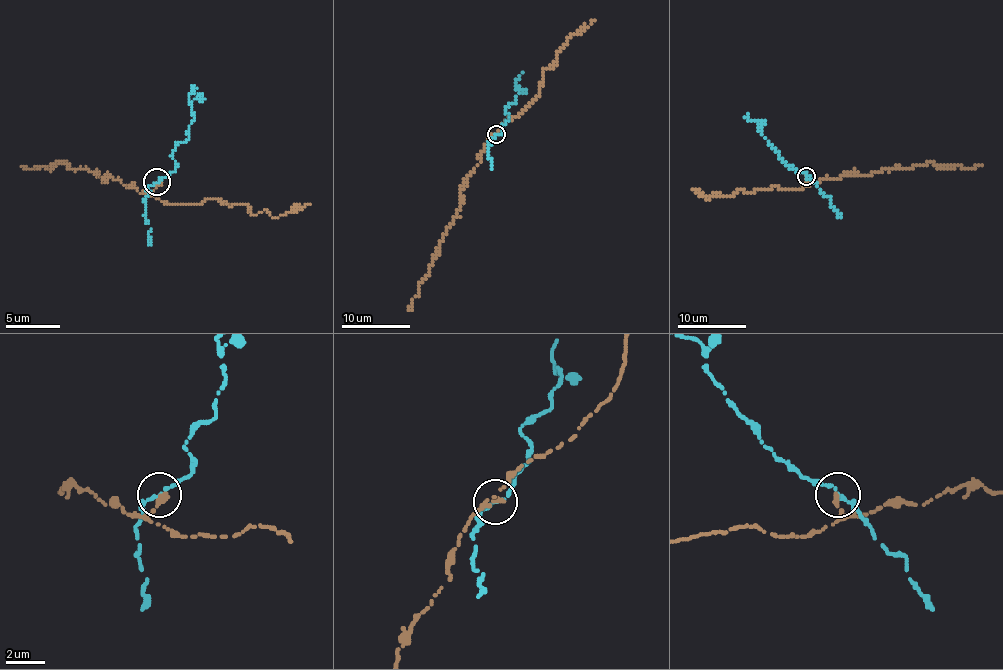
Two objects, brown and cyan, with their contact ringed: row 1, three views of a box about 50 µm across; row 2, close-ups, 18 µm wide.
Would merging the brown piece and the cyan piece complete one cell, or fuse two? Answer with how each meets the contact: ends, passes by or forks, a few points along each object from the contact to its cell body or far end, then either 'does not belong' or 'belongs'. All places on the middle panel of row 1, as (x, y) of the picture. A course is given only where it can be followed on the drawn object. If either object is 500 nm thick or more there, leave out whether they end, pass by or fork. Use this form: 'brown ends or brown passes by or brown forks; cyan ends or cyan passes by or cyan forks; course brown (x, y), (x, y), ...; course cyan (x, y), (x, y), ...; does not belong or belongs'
brown ends; cyan passes by; course brown (497, 135), (485, 144), (480, 162), (461, 188), (461, 206), (409, 309); course cyan (495, 135), (508, 119), (504, 109), (516, 100), (520, 90), (516, 80), (521, 73); belongs

